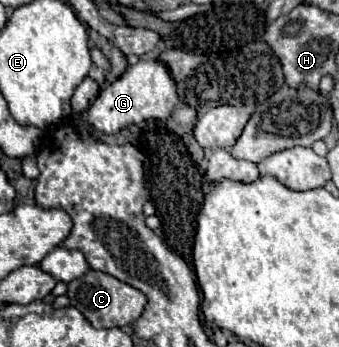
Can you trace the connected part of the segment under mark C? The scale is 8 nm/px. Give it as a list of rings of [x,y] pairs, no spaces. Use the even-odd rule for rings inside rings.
[[[97,270],[87,272],[87,276],[79,280],[73,280],[69,284],[67,294],[71,298],[71,306],[77,306],[91,320],[95,328],[123,328],[123,326],[135,324],[147,306],[147,298],[143,292]]]

